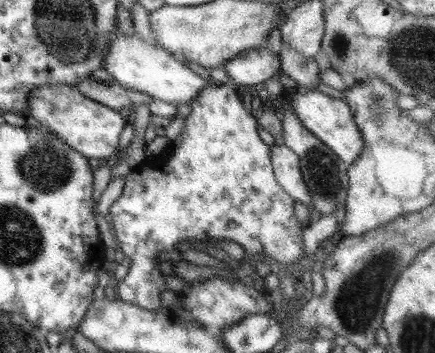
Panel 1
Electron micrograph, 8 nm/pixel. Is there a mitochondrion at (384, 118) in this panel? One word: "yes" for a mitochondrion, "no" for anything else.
yes

